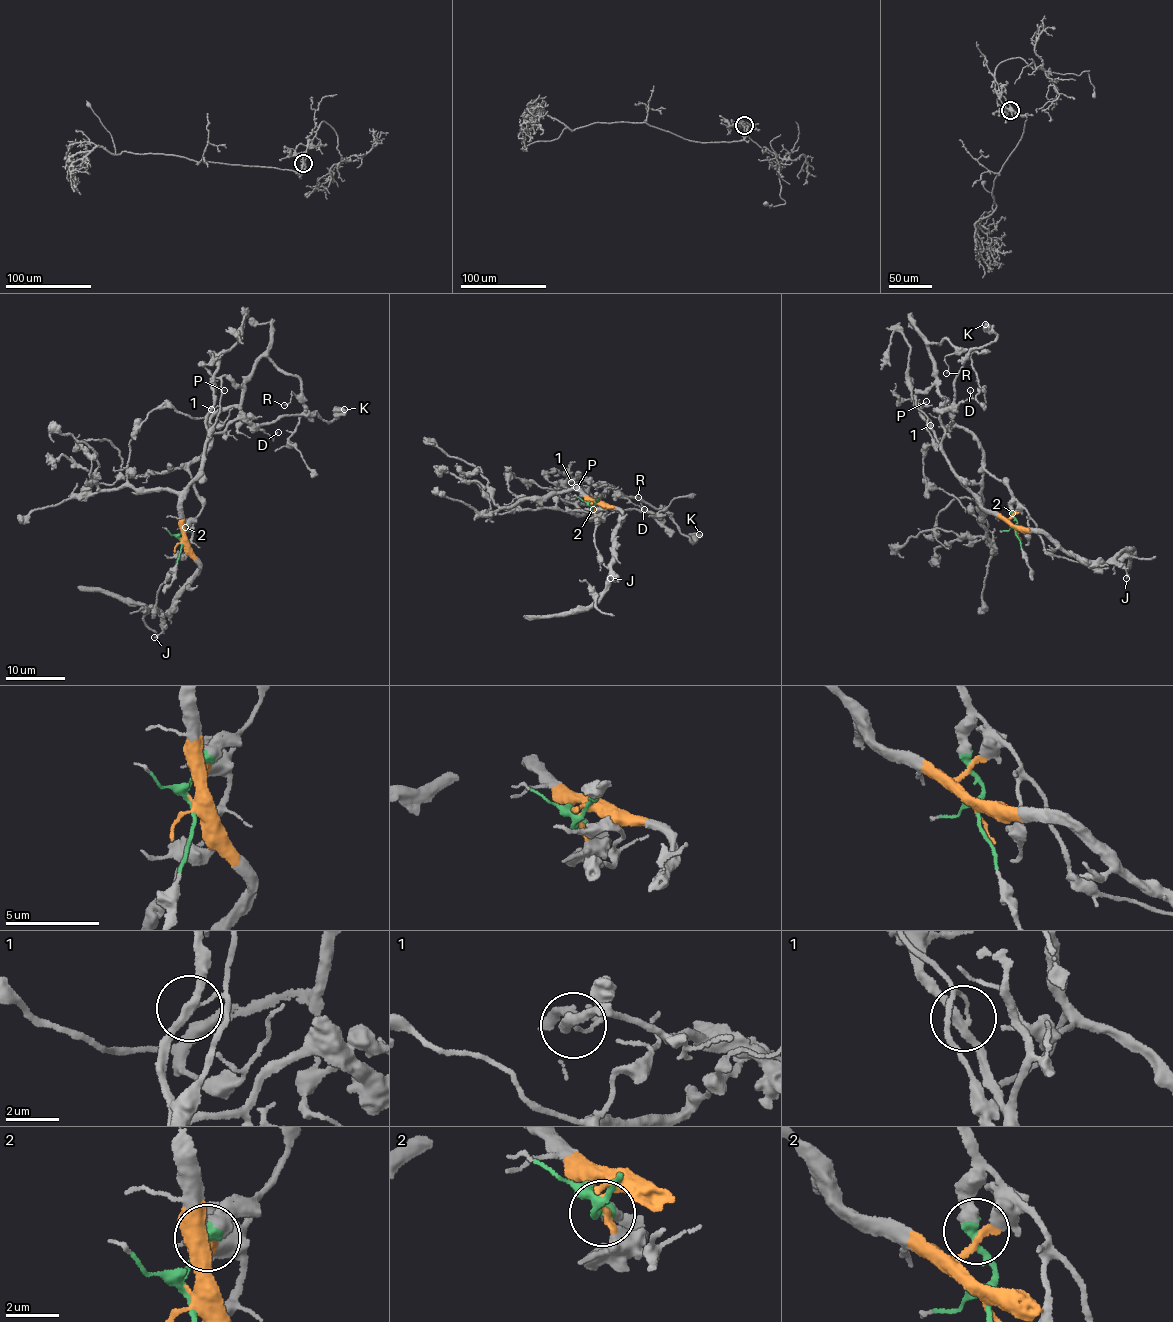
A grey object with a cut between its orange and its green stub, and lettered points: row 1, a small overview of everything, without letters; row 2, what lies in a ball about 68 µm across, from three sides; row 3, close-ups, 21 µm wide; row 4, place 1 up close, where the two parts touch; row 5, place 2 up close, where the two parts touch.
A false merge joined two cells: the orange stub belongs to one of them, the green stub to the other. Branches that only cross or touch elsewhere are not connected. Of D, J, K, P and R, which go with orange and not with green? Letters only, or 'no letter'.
D, J, K, P

